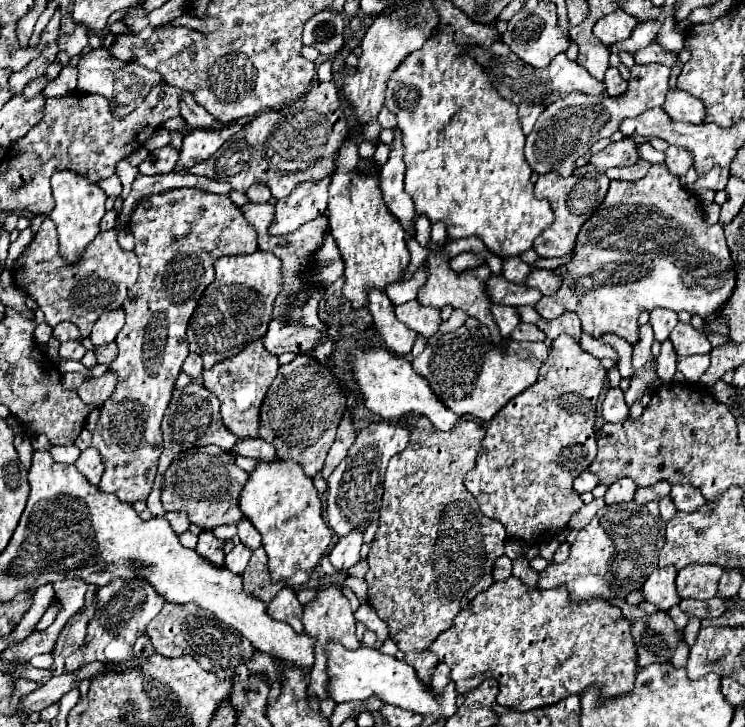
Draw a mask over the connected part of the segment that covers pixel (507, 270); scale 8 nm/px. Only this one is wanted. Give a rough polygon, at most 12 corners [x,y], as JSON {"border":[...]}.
{"border":[[518,256],[504,260],[504,278],[524,284],[532,266]]}

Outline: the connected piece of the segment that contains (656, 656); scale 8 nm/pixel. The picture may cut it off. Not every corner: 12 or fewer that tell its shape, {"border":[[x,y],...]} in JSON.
{"border":[[666,612],[634,620],[638,666],[670,662],[682,632]]}

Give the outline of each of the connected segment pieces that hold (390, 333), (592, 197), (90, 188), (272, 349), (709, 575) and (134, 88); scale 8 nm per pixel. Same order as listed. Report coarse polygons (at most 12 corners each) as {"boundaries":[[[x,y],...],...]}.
{"boundaries":[[[380,290],[368,294],[376,332],[398,356],[410,354],[418,334],[396,318]],[[540,174],[554,224],[536,240],[542,258],[574,250],[582,224],[604,202],[606,174]],[[72,170],[52,176],[58,254],[74,266],[98,236],[106,192]],[[272,320],[262,342],[270,354],[304,354],[322,334]],[[686,566],[676,576],[680,598],[718,592],[720,566]],[[106,48],[80,58],[78,90],[104,96],[126,118],[164,82]]]}

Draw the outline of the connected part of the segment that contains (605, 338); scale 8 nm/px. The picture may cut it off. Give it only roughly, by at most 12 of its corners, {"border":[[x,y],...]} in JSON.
{"border":[[615,334],[599,340],[618,353],[617,368],[622,378],[634,375],[632,347]]}

